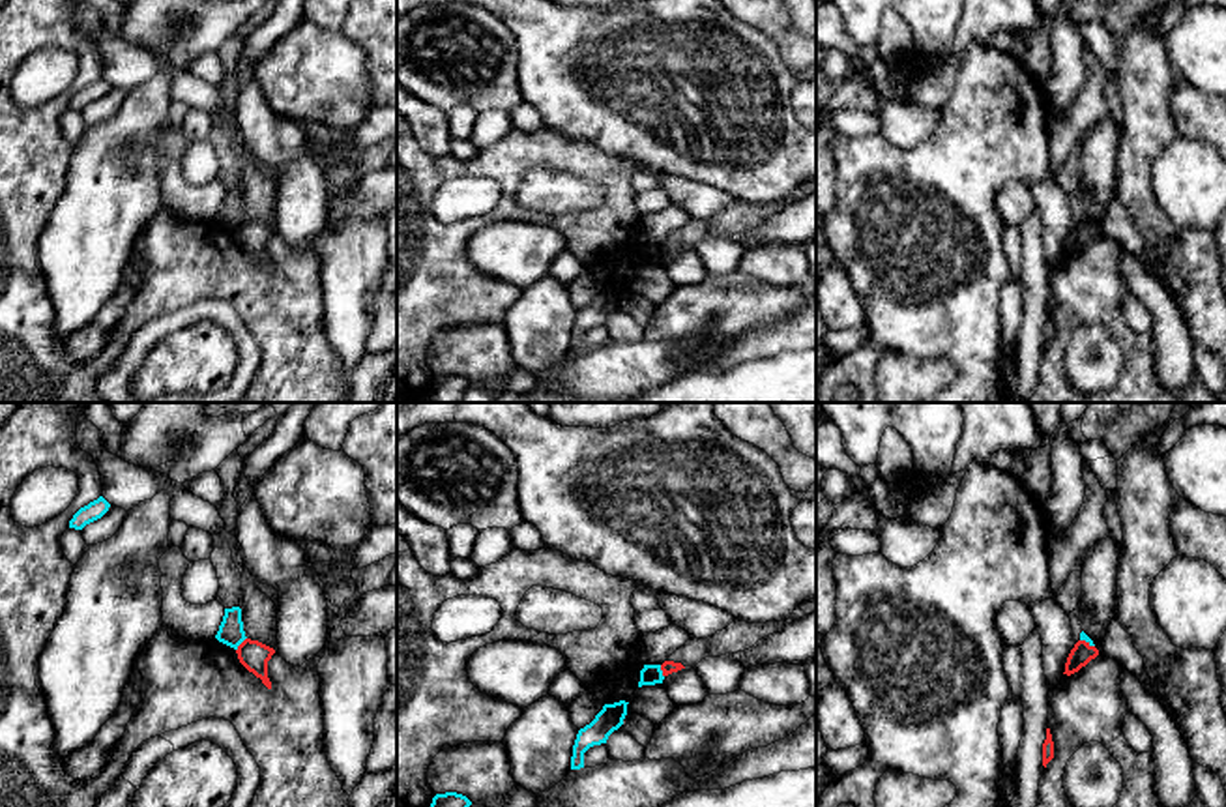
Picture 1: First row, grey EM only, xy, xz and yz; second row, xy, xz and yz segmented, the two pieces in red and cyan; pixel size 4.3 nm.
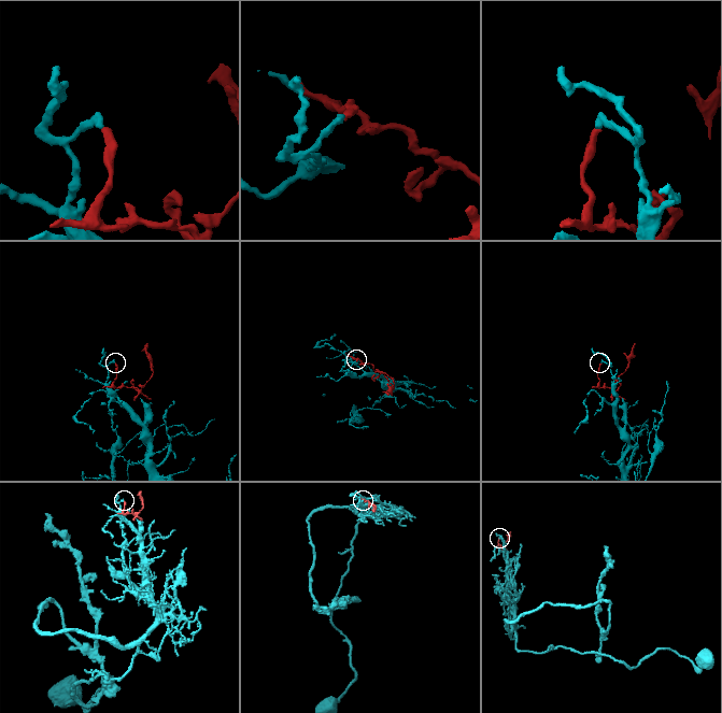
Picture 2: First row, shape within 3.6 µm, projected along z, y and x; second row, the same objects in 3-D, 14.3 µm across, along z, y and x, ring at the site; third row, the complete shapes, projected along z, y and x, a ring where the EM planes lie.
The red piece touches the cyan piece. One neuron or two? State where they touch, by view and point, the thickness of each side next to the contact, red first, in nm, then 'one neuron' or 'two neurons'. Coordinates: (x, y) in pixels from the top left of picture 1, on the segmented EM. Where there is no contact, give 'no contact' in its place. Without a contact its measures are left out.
meets red in xy at (240, 645); 120 nm thick on the red side, 110 nm on the other; two neurons

